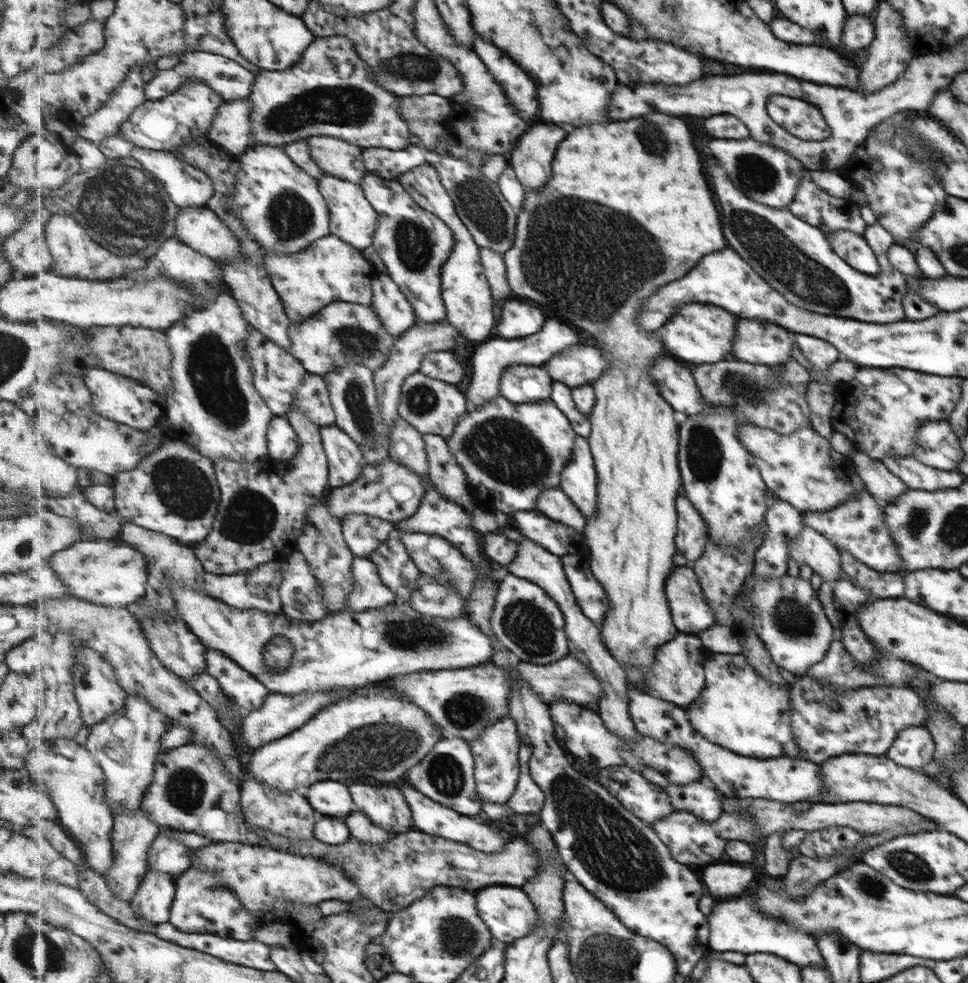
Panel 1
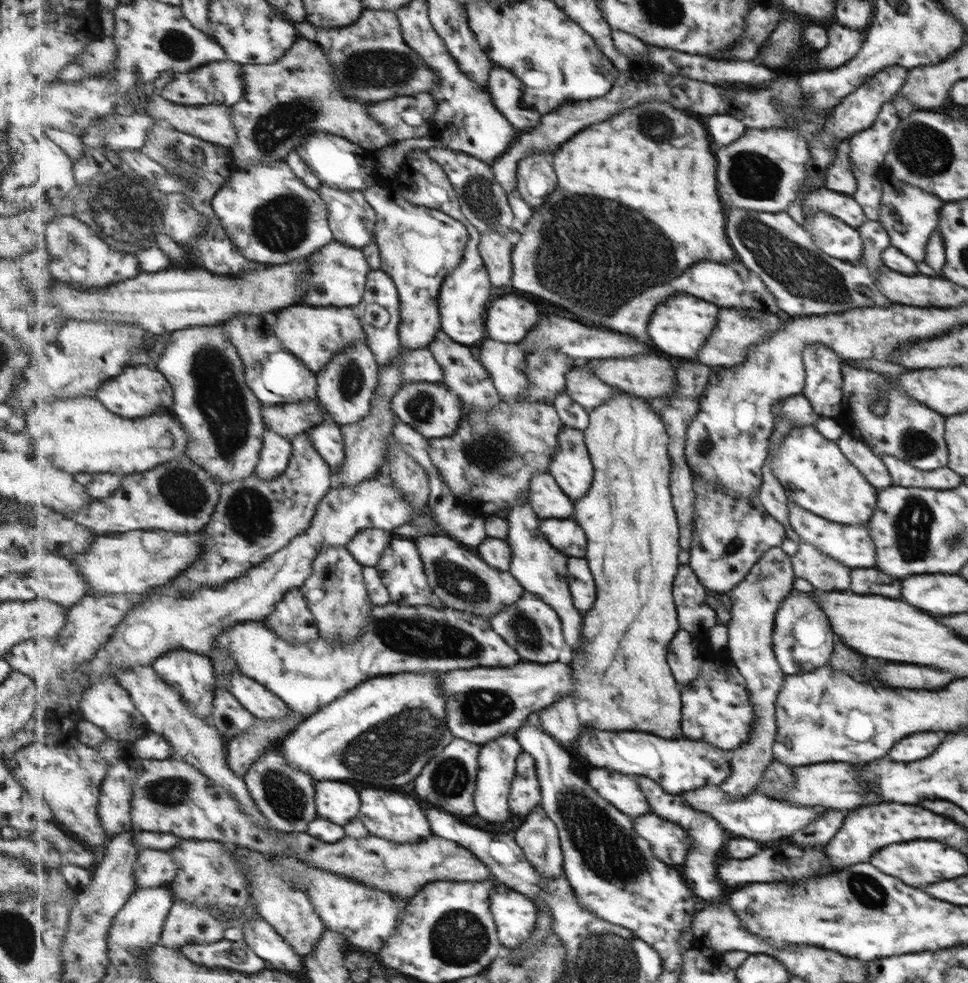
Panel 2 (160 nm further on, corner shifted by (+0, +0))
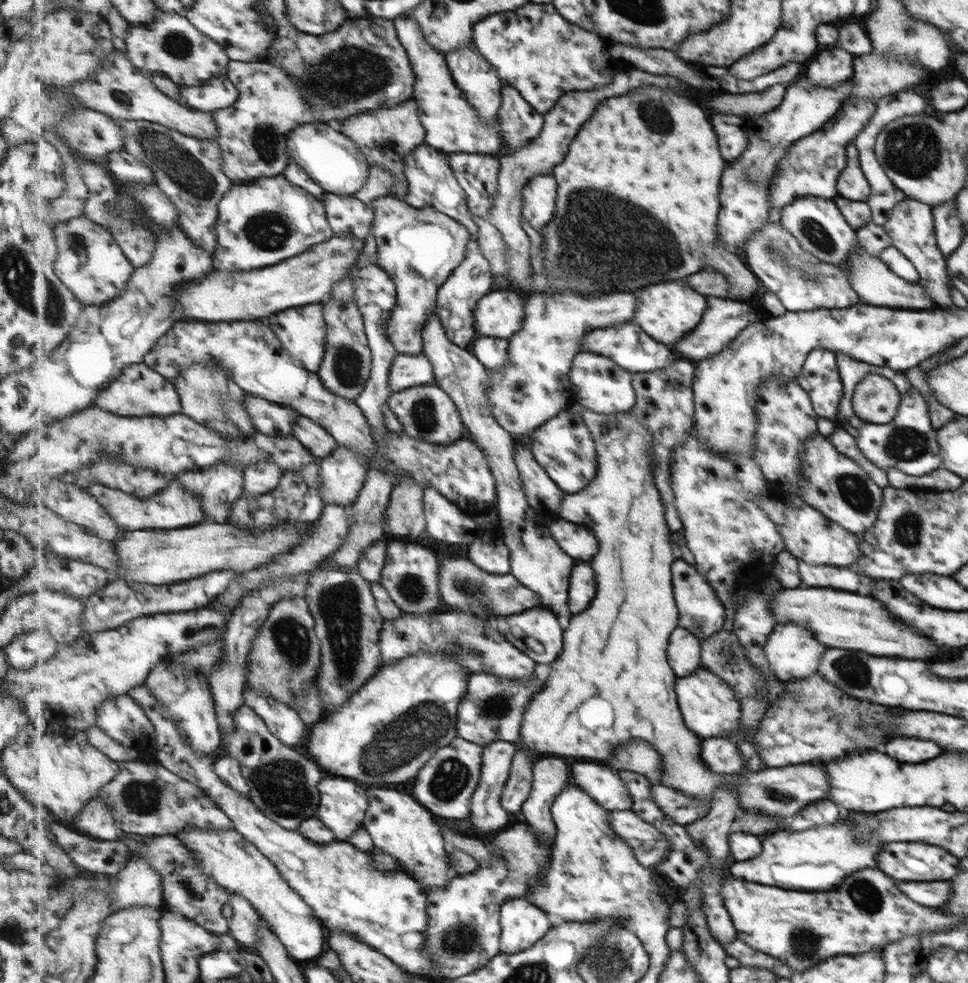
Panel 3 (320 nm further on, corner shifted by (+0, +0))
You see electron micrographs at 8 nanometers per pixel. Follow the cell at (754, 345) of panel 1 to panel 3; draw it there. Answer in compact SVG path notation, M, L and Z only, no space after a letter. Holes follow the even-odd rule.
M709 298L706 312L701 318L701 322L689 336L675 344L675 351L684 358L697 362L698 360L707 358L713 353L719 352L729 341L749 323L754 321L755 311L745 303L739 303L733 300L721 298Z

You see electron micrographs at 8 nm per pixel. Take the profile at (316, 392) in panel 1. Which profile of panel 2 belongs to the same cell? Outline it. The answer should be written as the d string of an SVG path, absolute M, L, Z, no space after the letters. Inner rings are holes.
M317 398L290 403L289 405L263 406L266 428L295 440L301 433L325 422L325 407Z

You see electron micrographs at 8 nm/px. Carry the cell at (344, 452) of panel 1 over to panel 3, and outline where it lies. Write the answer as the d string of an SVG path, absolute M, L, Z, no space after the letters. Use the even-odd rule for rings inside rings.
M299 415L294 422L294 436L297 437L310 451L324 459L339 447L338 442L318 422L306 416Z

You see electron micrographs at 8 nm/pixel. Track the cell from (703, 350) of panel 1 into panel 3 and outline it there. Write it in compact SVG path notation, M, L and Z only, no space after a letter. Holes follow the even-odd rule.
M687 281L663 282L637 292L638 309L633 320L643 327L647 334L663 344L675 347L685 336L698 328L706 312L708 299L698 294Z

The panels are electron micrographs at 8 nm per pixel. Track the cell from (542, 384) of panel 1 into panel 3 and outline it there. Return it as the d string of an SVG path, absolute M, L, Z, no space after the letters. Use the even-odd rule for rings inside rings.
M479 336L470 349L490 372L499 372L509 366L509 339Z

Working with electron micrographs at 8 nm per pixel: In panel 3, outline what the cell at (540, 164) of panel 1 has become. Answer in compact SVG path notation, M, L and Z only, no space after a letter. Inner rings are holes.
M553 173L535 176L526 184L523 196L522 218L533 229L543 231L555 218L557 179Z

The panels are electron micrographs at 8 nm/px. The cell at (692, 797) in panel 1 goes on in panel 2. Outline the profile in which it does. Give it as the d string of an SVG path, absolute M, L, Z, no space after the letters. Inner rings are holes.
M639 775L636 778L639 782L639 787L641 787L641 790L645 793L649 801L652 812L661 818L682 826L690 834L690 839L695 840L691 852L687 854L686 861L680 866L682 874L685 875L691 890L694 890L694 893L697 894L698 900L709 903L721 902L721 898L725 896L725 892L721 890L723 886L717 880L717 872L715 872L717 866L713 863L713 858L715 858L715 852L721 848L721 844L724 844L723 838L721 838L723 827L708 814L699 812L696 808L692 808L692 806L686 804L686 800L680 794L667 792L650 777Z

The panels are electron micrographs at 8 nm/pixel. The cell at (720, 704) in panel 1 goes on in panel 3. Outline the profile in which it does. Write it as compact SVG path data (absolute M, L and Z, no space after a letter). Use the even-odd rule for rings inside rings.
M701 666L686 677L677 676L678 701L682 708L682 714L686 723L695 735L699 736L700 740L707 738L726 738L728 739L729 732L739 728L742 720L741 704L738 702L734 694L733 687L723 681L719 675L714 674L713 671L706 671Z

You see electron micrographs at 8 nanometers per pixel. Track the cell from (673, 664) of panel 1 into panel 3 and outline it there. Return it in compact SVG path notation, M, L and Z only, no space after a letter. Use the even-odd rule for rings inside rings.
M678 627L671 633L668 658L679 677L689 676L700 667L701 639L690 630Z

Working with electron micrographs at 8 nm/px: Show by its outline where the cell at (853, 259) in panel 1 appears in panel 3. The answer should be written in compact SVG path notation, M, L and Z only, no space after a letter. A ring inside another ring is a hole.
M811 195L797 197L793 202L782 206L779 214L781 226L795 236L802 250L807 250L807 253L814 255L823 263L829 265L844 263L849 252L857 248L856 230L847 225L832 199Z

